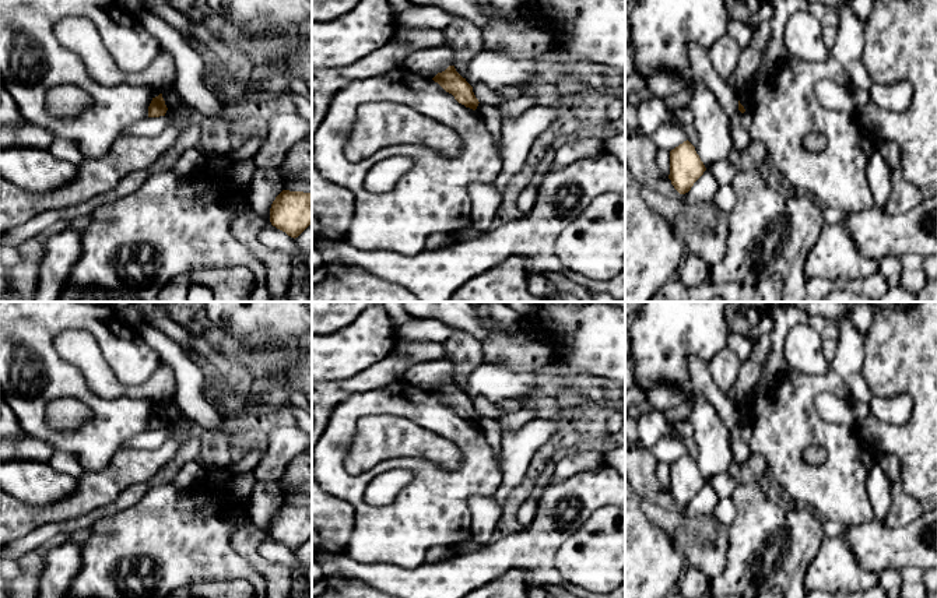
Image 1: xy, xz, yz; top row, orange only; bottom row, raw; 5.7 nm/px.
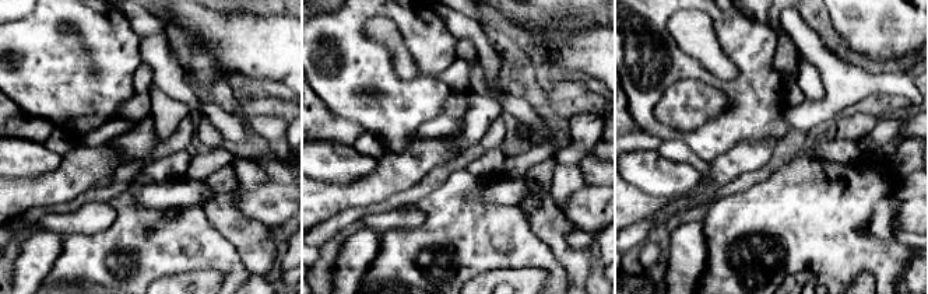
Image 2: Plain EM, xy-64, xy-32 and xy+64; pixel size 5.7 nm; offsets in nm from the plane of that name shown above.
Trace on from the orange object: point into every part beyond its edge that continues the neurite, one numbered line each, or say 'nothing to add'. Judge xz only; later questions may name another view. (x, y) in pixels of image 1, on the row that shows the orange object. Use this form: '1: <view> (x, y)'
nothing to add

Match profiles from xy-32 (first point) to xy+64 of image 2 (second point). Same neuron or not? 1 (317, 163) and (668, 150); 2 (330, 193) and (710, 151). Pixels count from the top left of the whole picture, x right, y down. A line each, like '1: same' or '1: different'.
1: different
2: different

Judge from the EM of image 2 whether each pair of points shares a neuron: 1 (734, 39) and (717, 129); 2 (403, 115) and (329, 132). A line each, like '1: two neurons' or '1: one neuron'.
1: one neuron
2: two neurons

